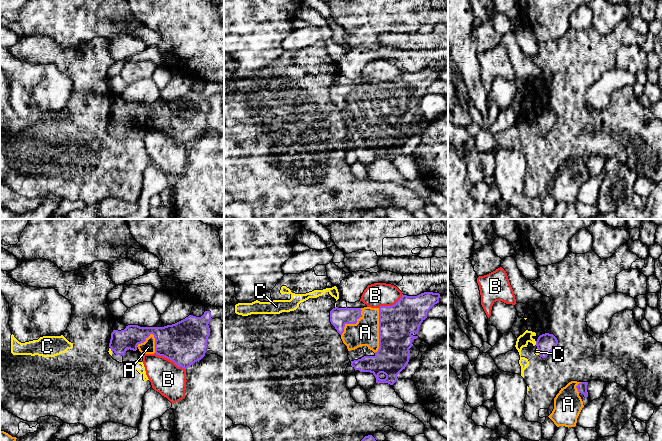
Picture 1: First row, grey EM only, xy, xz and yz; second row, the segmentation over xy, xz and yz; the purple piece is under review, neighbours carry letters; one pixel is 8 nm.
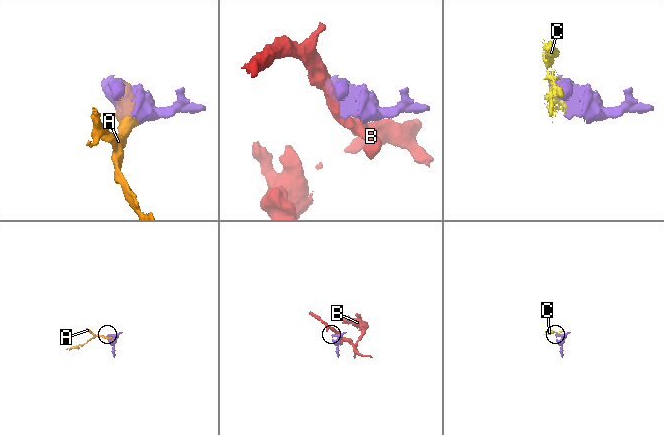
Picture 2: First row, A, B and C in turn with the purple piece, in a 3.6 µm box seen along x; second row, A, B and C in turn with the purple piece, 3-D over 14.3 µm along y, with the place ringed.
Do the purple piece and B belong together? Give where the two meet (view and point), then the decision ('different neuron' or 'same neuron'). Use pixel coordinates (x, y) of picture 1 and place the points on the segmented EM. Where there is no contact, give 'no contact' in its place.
contact xy (170, 359); different neuron

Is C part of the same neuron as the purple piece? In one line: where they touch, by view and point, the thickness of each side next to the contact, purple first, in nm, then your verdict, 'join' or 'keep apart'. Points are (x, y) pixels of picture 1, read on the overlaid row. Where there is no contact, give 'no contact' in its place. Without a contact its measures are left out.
yz (536, 343) | 150/100 nm | keep apart

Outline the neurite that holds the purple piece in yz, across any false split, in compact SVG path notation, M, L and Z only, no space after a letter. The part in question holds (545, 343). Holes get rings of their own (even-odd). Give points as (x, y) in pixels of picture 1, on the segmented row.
M545 333L540 335L536 341L539 356L546 358L549 354L551 354L557 344L558 340L553 334Z

